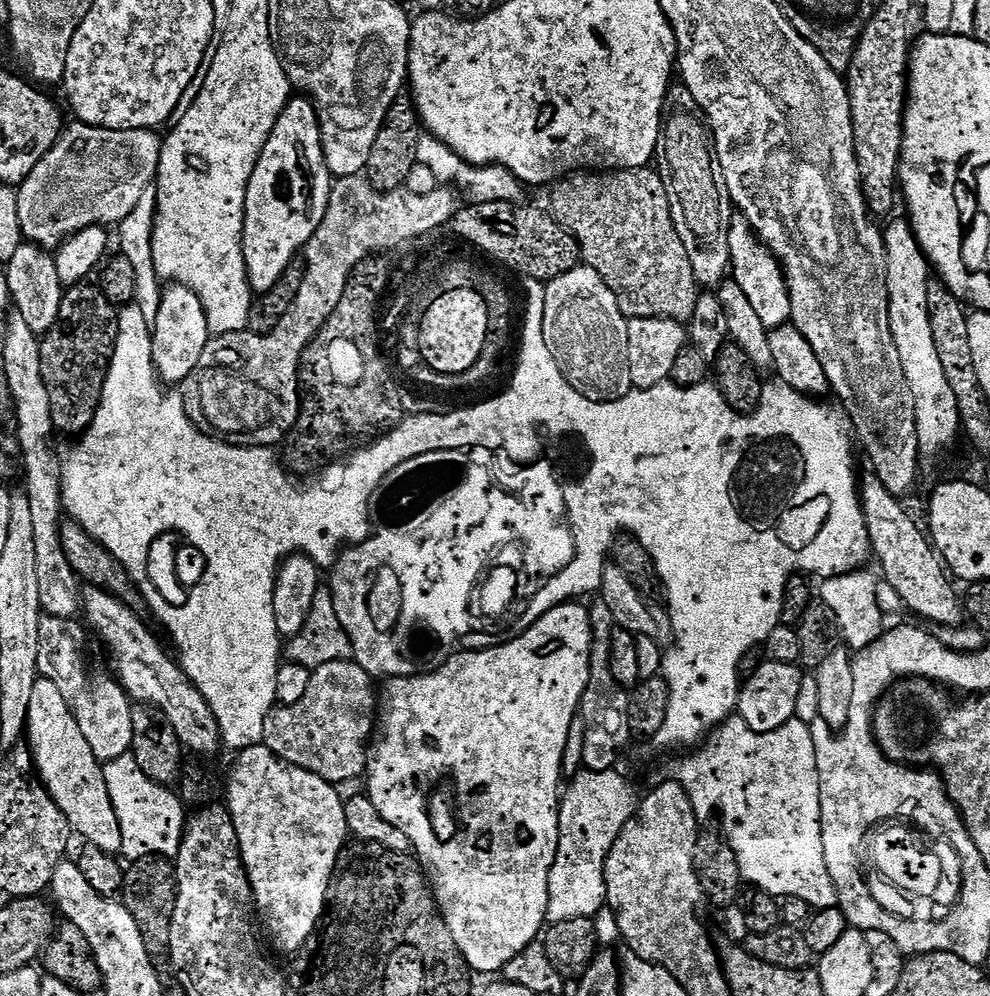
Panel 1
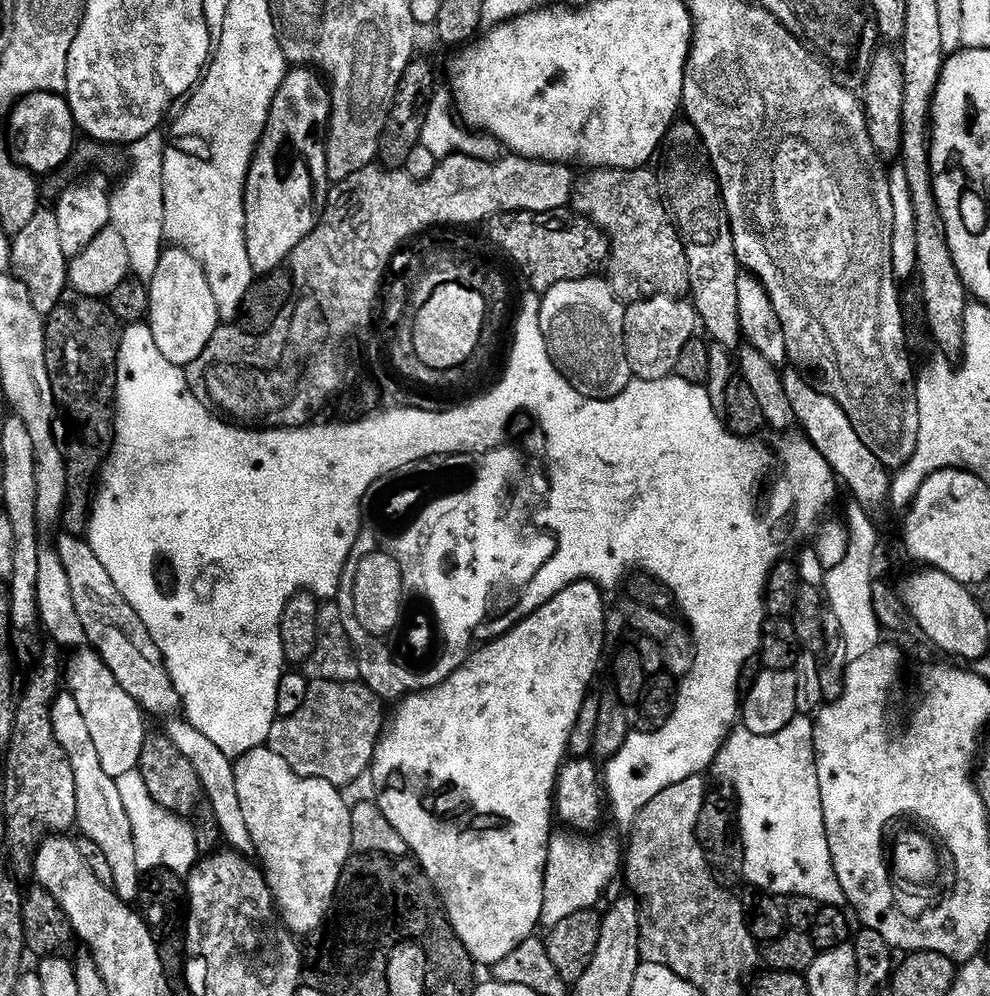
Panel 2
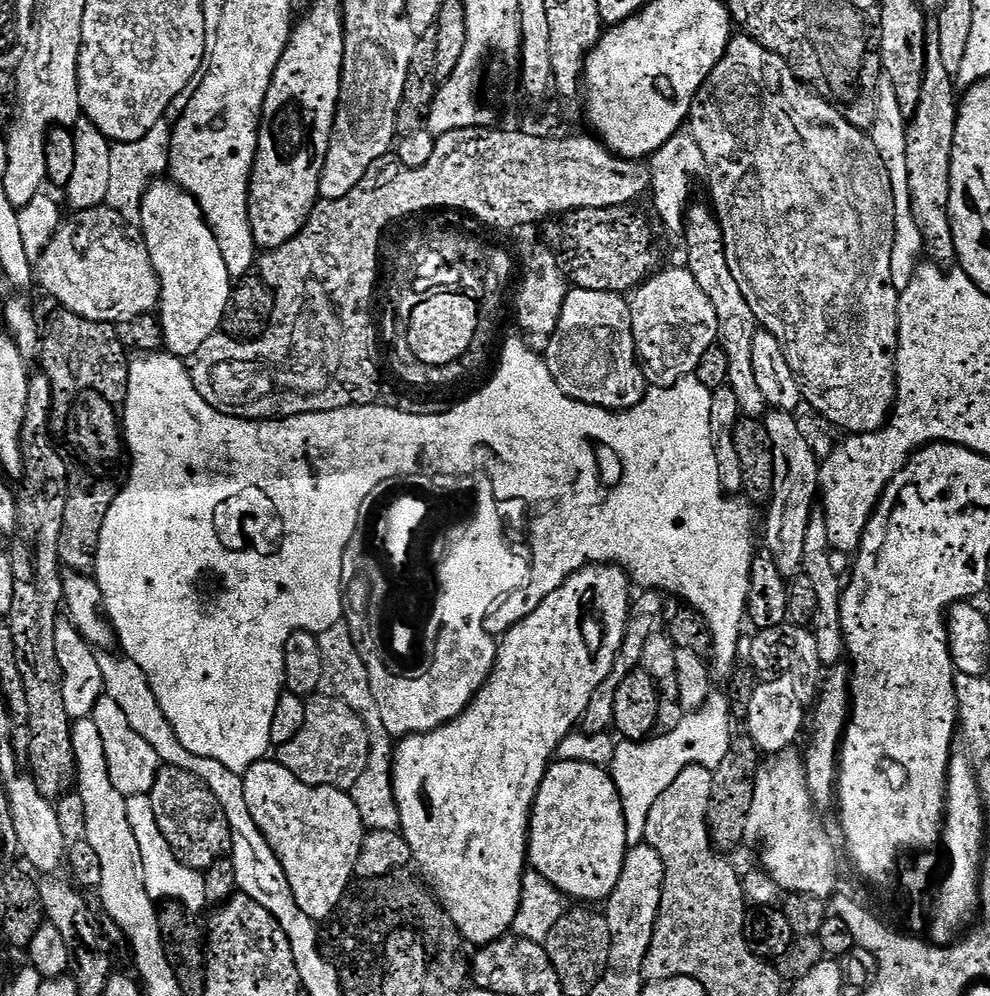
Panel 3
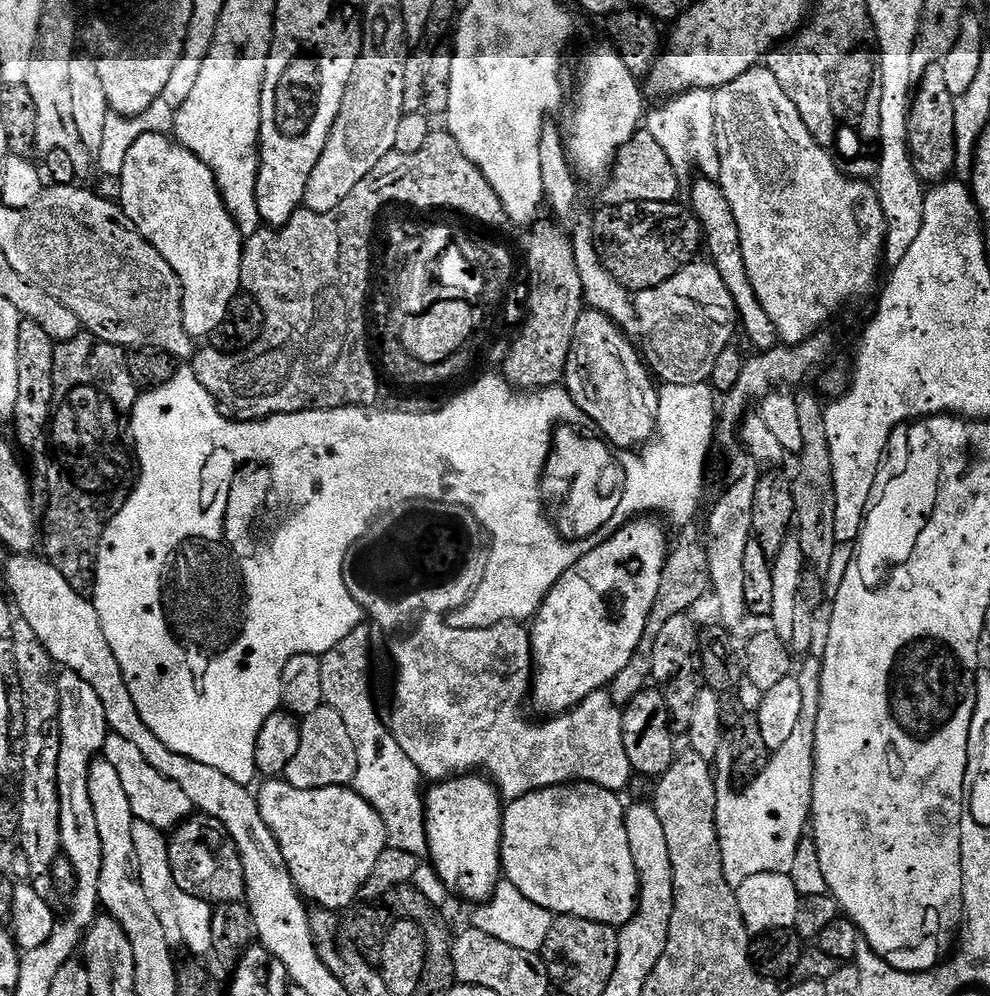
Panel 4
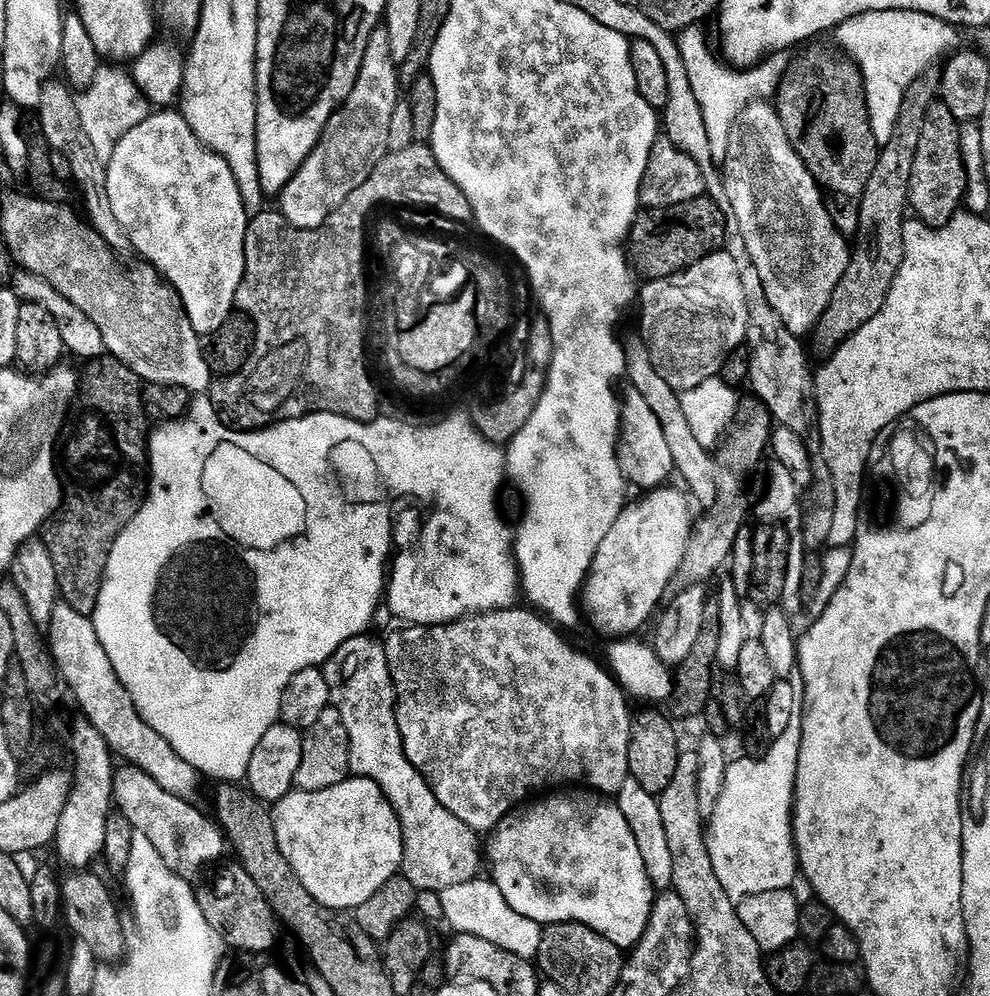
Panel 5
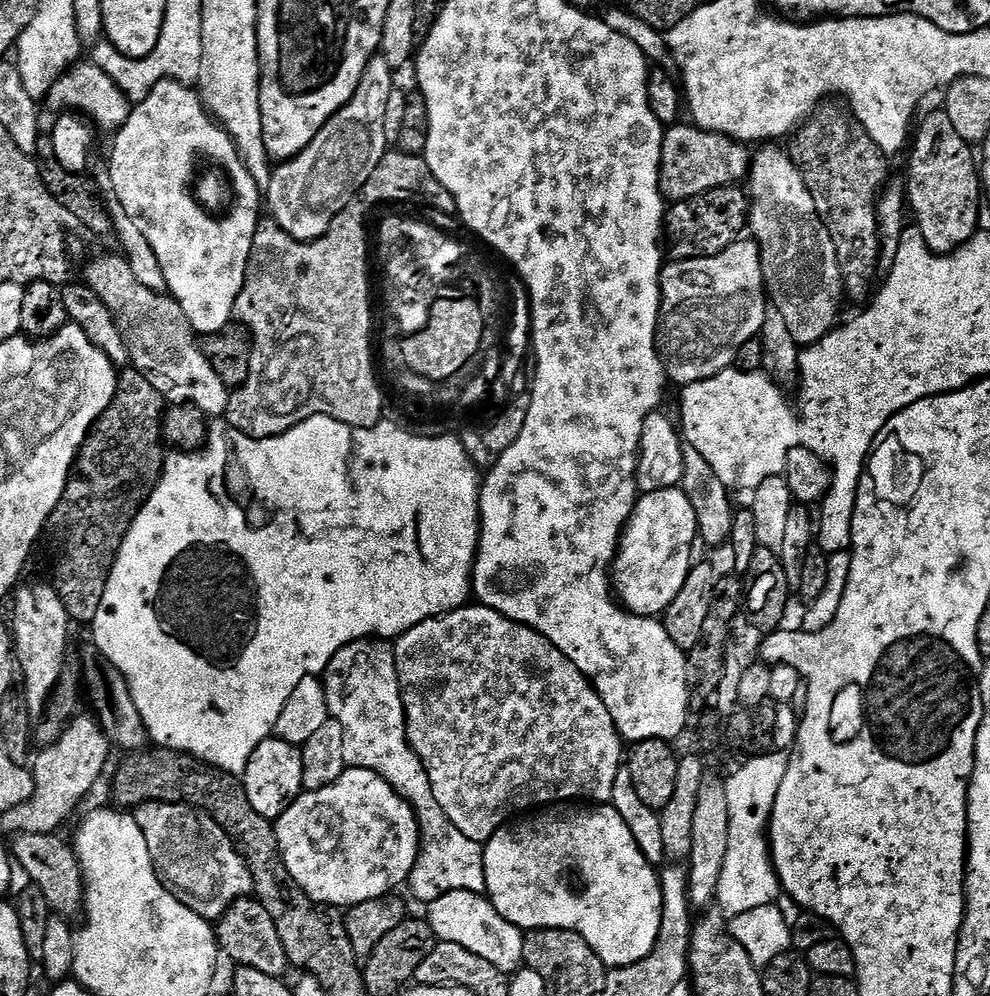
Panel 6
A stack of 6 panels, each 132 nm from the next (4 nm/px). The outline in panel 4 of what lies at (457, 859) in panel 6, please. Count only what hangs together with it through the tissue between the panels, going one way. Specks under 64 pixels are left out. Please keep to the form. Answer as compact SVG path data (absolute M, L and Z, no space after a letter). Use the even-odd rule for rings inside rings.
M367 627L356 628L334 650L324 653L320 657L320 669L322 670L322 694L325 705L332 707L342 716L346 727L349 730L351 741L357 750L358 766L356 777L353 778L351 787L363 800L370 802L374 810L378 810L378 818L386 826L388 835L388 847L394 850L406 850L406 854L424 858L428 856L428 835L426 834L426 796L420 792L422 777L418 766L406 758L402 746L398 746L396 739L392 737L389 725L380 717L376 709L376 700L372 697L372 660L374 664L374 649L372 646L372 633Z

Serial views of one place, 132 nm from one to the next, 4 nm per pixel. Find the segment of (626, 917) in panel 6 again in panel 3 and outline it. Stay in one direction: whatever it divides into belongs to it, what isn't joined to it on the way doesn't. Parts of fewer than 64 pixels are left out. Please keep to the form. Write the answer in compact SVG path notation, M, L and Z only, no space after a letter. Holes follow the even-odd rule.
M557 759L549 764L536 800L532 803L532 819L528 830L528 864L535 872L549 880L565 897L572 899L573 896L576 899L573 901L604 902L622 878L629 847L626 818L611 775L601 765L587 764L581 760Z

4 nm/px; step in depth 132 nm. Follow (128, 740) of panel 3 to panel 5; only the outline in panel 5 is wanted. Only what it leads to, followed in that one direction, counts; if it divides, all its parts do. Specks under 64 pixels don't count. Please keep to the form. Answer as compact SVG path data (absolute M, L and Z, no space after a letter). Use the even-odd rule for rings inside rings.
M133 766L120 767L115 769L112 777L112 794L115 807L121 815L124 815L132 823L133 829L139 835L150 838L150 843L154 845L154 850L158 850L158 854L162 854L162 858L170 866L170 870L174 870L174 874L178 874L182 879L189 882L195 881L195 876L207 864L214 863L223 854L224 844L226 848L226 837L220 824L212 818L207 820L195 808L195 803L183 800L182 798L174 798L174 794L166 794L166 790L162 790L162 786L158 786L158 782L154 782L154 778L150 778L150 774L146 774L141 768Z

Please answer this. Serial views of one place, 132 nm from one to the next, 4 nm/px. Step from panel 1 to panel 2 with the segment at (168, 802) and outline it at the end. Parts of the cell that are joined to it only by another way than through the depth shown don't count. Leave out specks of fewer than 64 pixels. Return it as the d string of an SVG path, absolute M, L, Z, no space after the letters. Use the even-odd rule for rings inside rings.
M138 770L119 776L116 785L118 794L122 797L122 806L126 806L126 814L130 818L141 873L151 874L163 870L174 872L181 878L187 877L198 863L191 823L185 817L176 816L158 806L158 802L150 798L150 790L146 790L146 782L142 782L142 774Z

